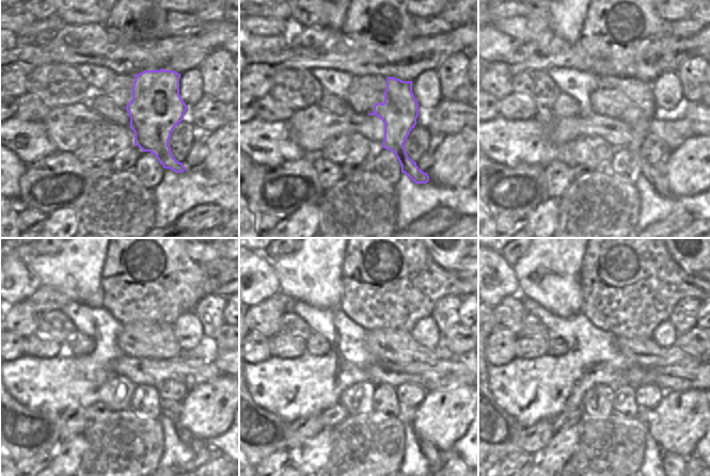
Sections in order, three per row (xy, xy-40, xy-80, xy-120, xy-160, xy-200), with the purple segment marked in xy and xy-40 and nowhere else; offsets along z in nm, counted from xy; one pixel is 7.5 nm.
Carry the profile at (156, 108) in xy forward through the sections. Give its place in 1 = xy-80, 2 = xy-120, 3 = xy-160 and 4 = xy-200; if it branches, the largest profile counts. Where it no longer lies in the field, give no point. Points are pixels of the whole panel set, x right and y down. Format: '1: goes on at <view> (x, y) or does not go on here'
1: goes on at xy-80 (640, 128)
2: goes on at xy-120 (172, 410)
3: goes on at xy-160 (432, 455)
4: goes on at xy-200 (666, 455)

